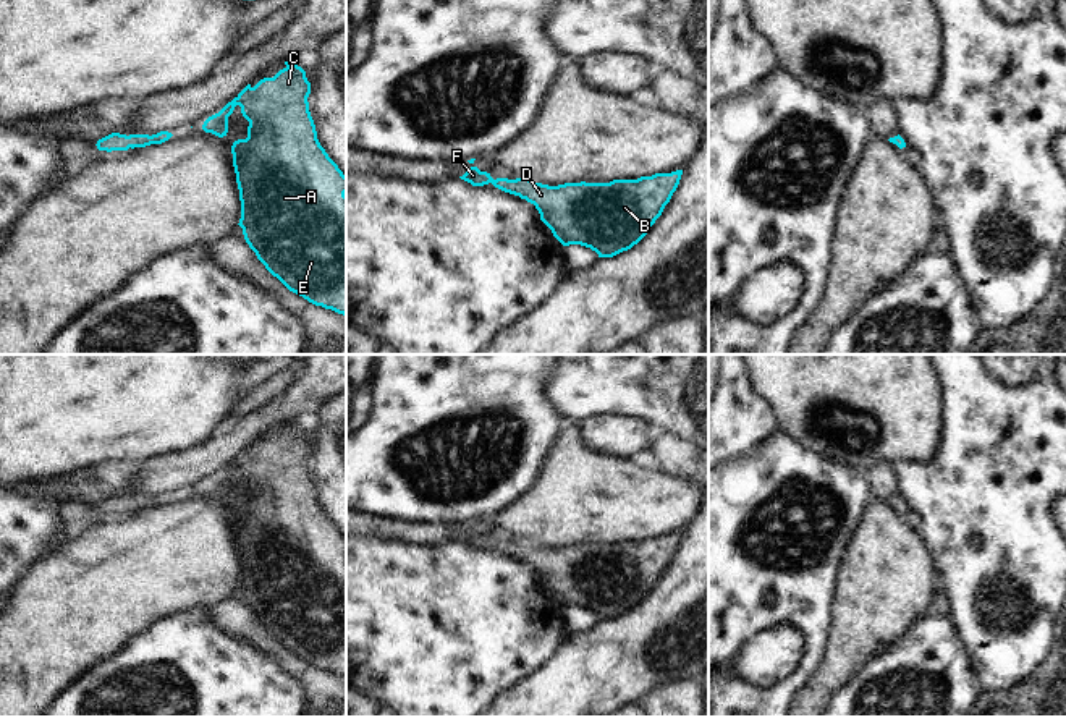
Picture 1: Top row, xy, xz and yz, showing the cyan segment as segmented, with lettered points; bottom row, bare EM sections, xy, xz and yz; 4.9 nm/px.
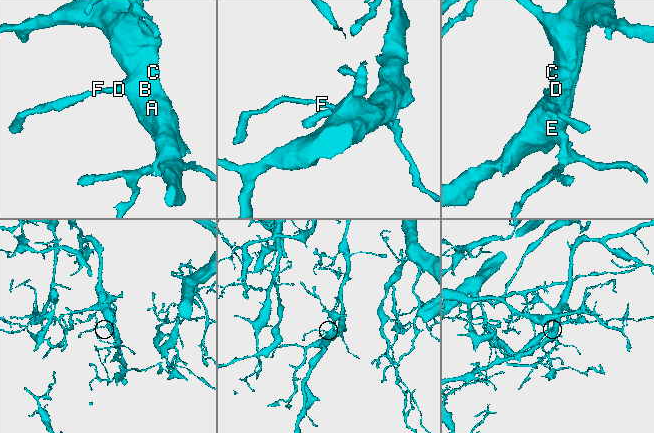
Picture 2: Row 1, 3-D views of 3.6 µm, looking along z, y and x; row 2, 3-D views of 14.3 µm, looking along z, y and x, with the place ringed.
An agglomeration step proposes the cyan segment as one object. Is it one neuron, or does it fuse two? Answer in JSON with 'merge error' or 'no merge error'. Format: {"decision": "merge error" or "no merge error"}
{"decision": "no merge error"}

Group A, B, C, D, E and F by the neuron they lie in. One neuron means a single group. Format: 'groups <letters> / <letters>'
groups A B C D E F

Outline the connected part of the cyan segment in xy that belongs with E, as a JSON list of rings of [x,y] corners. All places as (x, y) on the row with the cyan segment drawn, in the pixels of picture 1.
[[[293,58],[285,65],[273,78],[264,78],[254,87],[247,84],[218,113],[209,117],[202,129],[218,138],[226,136],[228,117],[236,105],[241,107],[243,117],[249,121],[247,138],[235,141],[231,154],[241,201],[238,225],[246,243],[290,291],[315,306],[346,316],[346,176],[317,139],[309,112],[311,83],[306,71]]]

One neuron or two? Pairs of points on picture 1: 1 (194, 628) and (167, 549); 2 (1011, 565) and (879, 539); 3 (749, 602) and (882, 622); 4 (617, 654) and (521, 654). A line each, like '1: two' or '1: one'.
1: two
2: two
3: two
4: two

